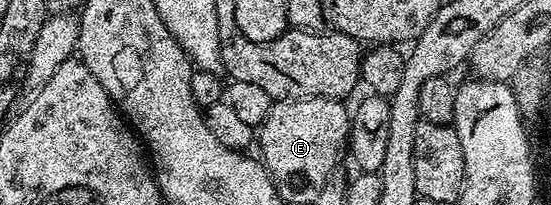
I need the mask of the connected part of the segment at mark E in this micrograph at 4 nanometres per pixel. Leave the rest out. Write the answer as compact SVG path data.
M288 98L278 100L271 105L261 126L257 127L258 146L262 149L261 161L271 175L279 179L295 174L298 178L307 178L314 188L324 186L335 177L338 161L348 146L350 137L351 111L345 110L343 103L337 98Z

